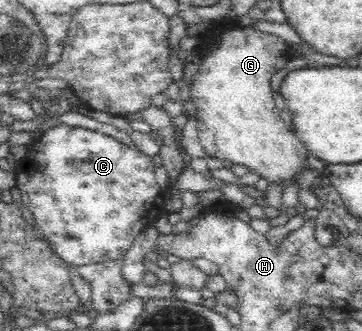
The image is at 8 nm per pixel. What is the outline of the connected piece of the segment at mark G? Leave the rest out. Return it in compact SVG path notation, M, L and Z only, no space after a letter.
M229 25L223 30L213 30L219 38L221 48L213 53L213 58L200 61L198 72L190 86L190 100L195 104L195 119L198 126L198 135L204 150L210 157L229 161L231 164L245 166L249 171L255 172L260 179L269 184L275 184L283 191L289 184L299 184L304 178L307 166L307 156L310 153L307 147L294 134L292 127L284 126L281 112L273 102L271 91L271 76L293 55L291 48L285 41L273 34L263 34L249 26Z

